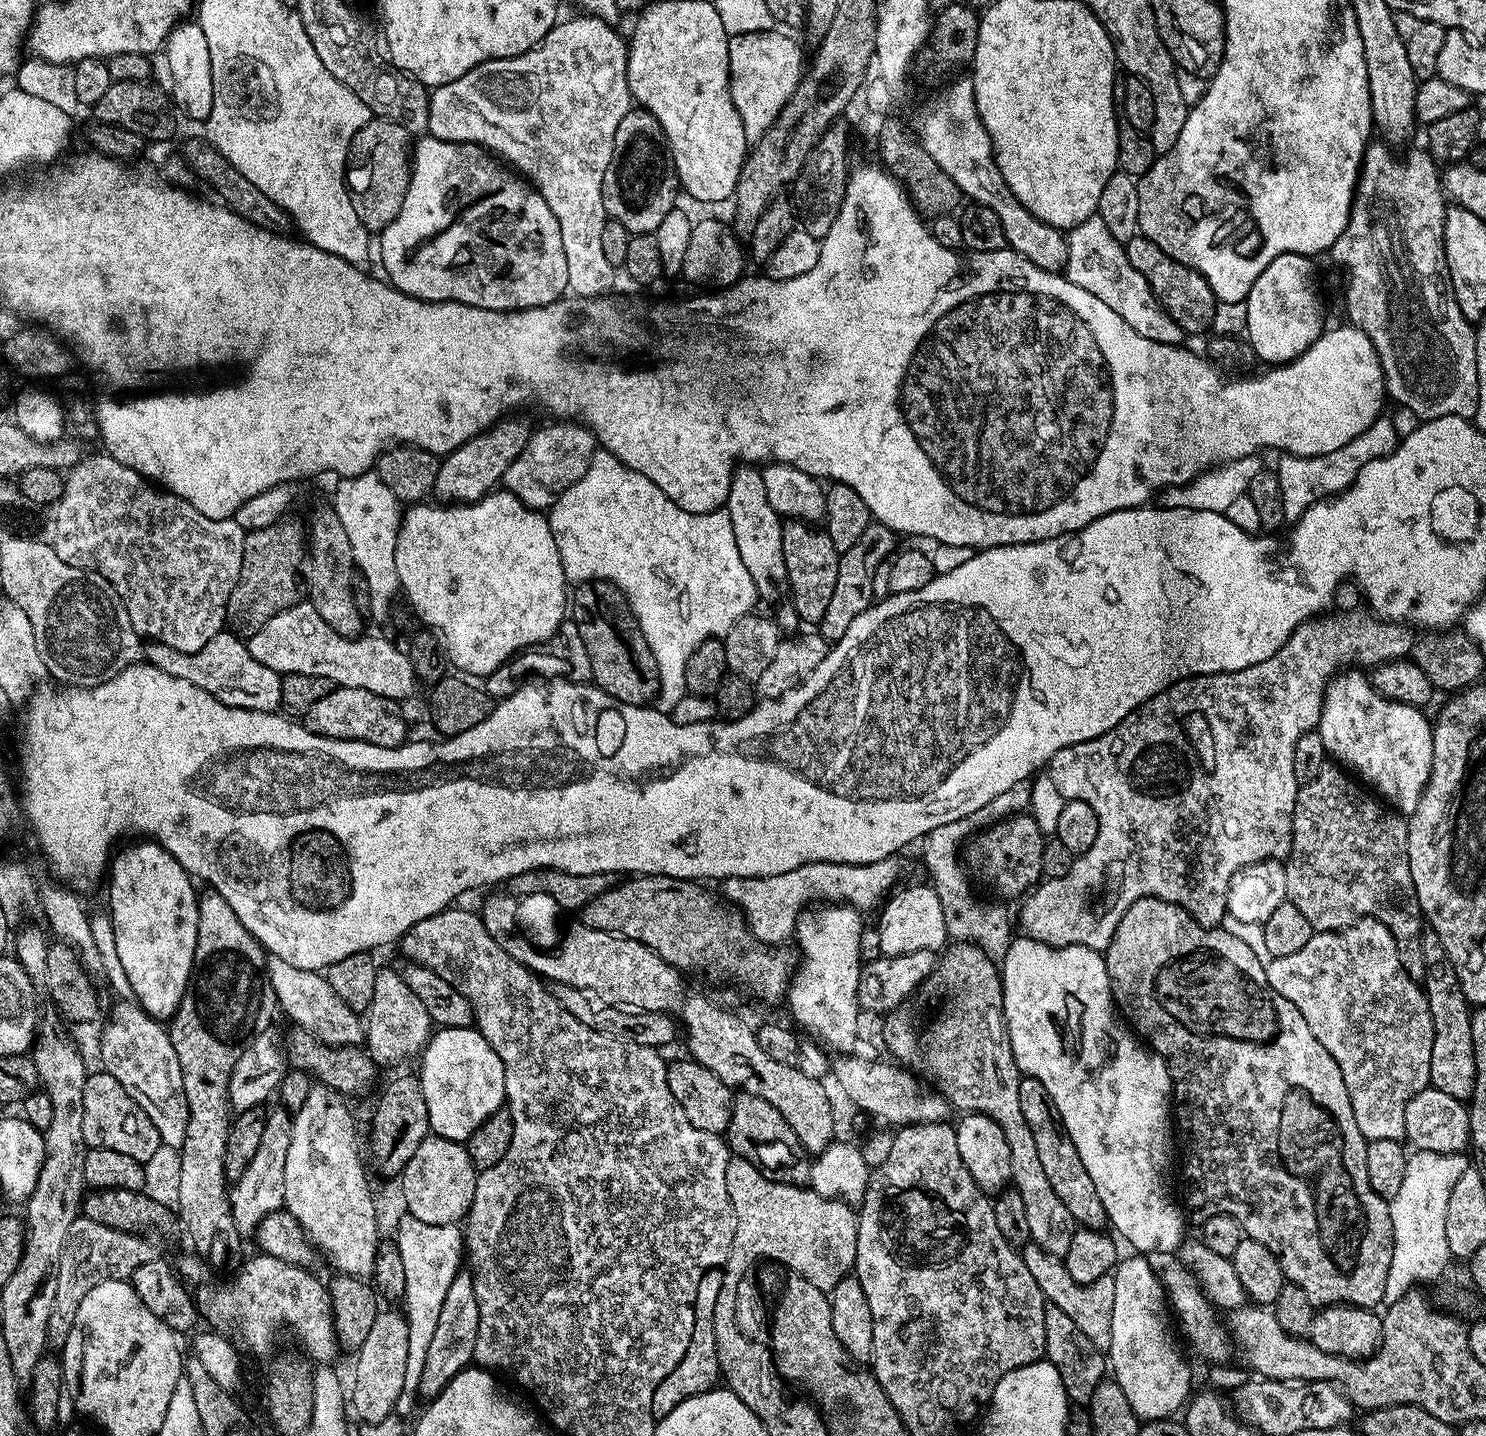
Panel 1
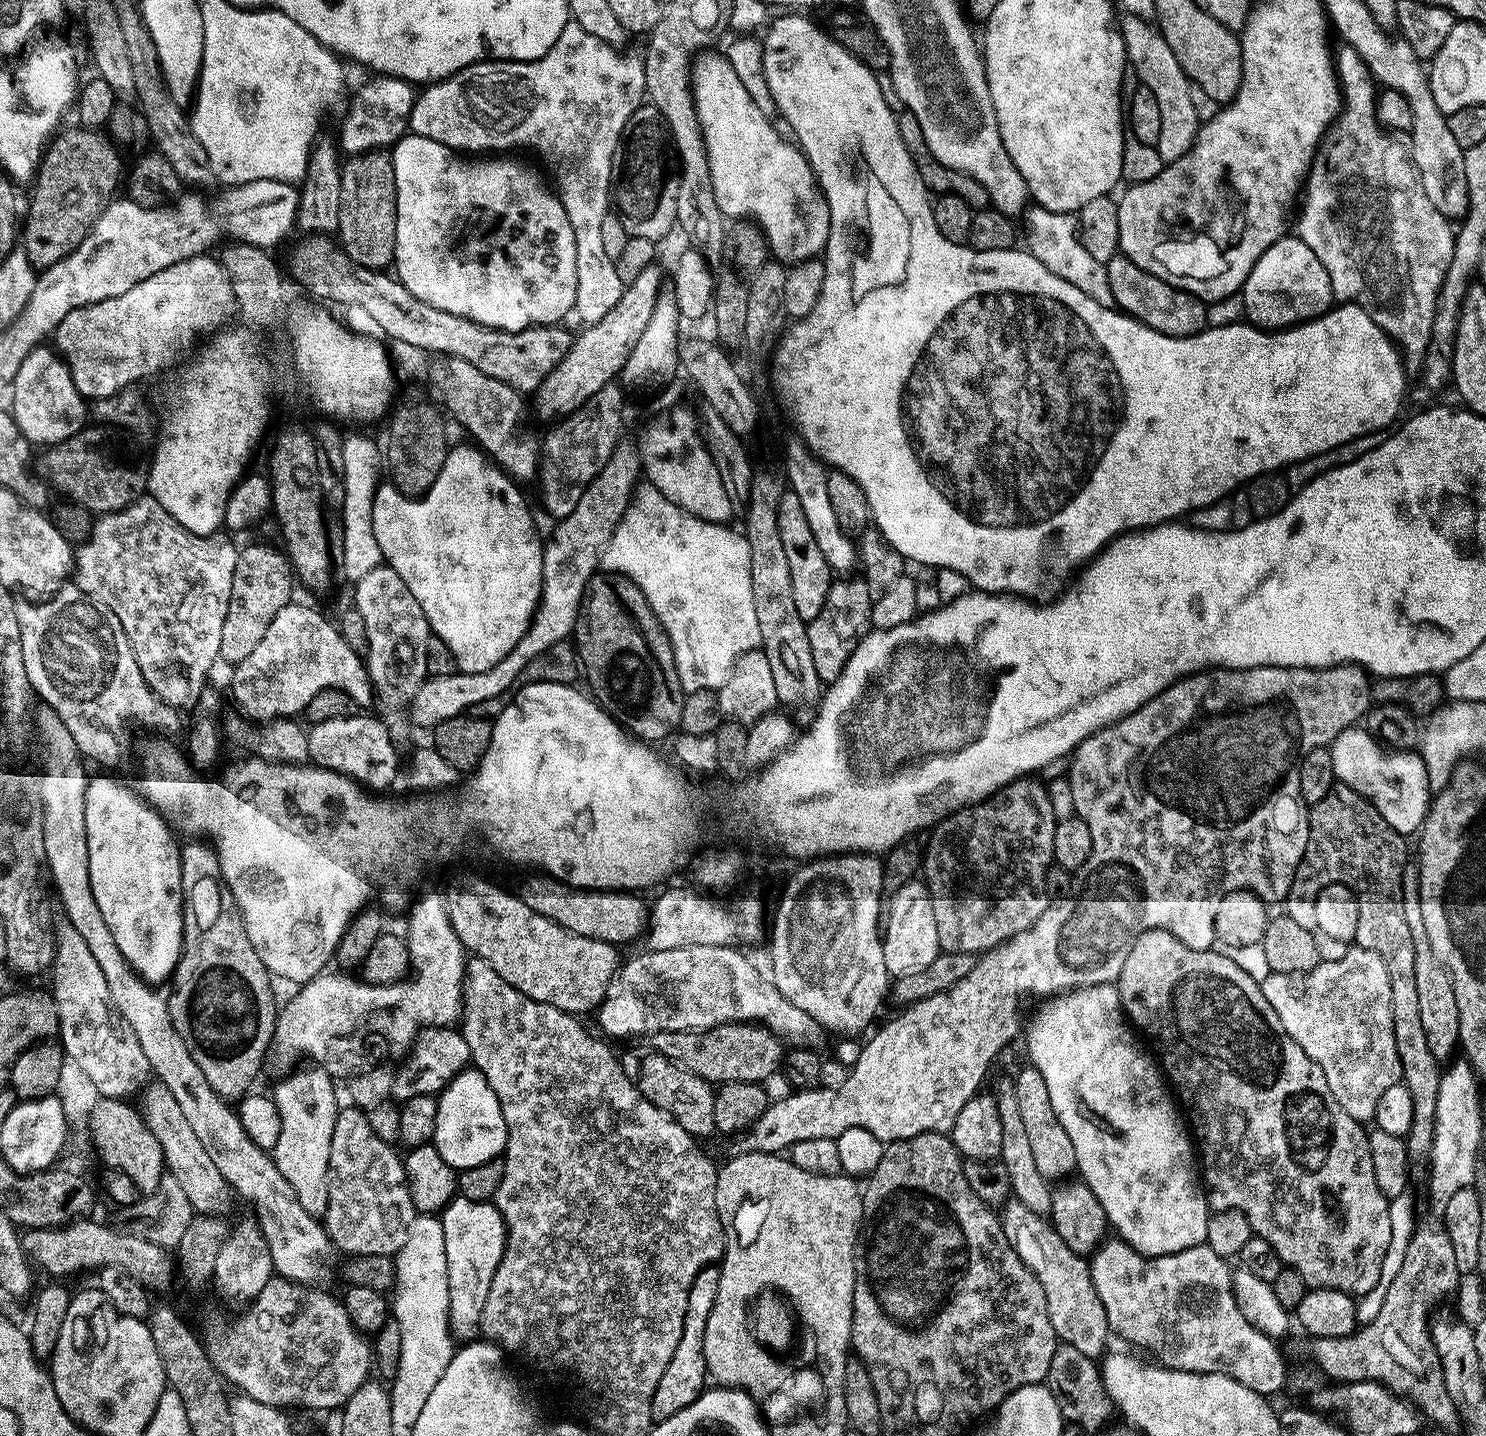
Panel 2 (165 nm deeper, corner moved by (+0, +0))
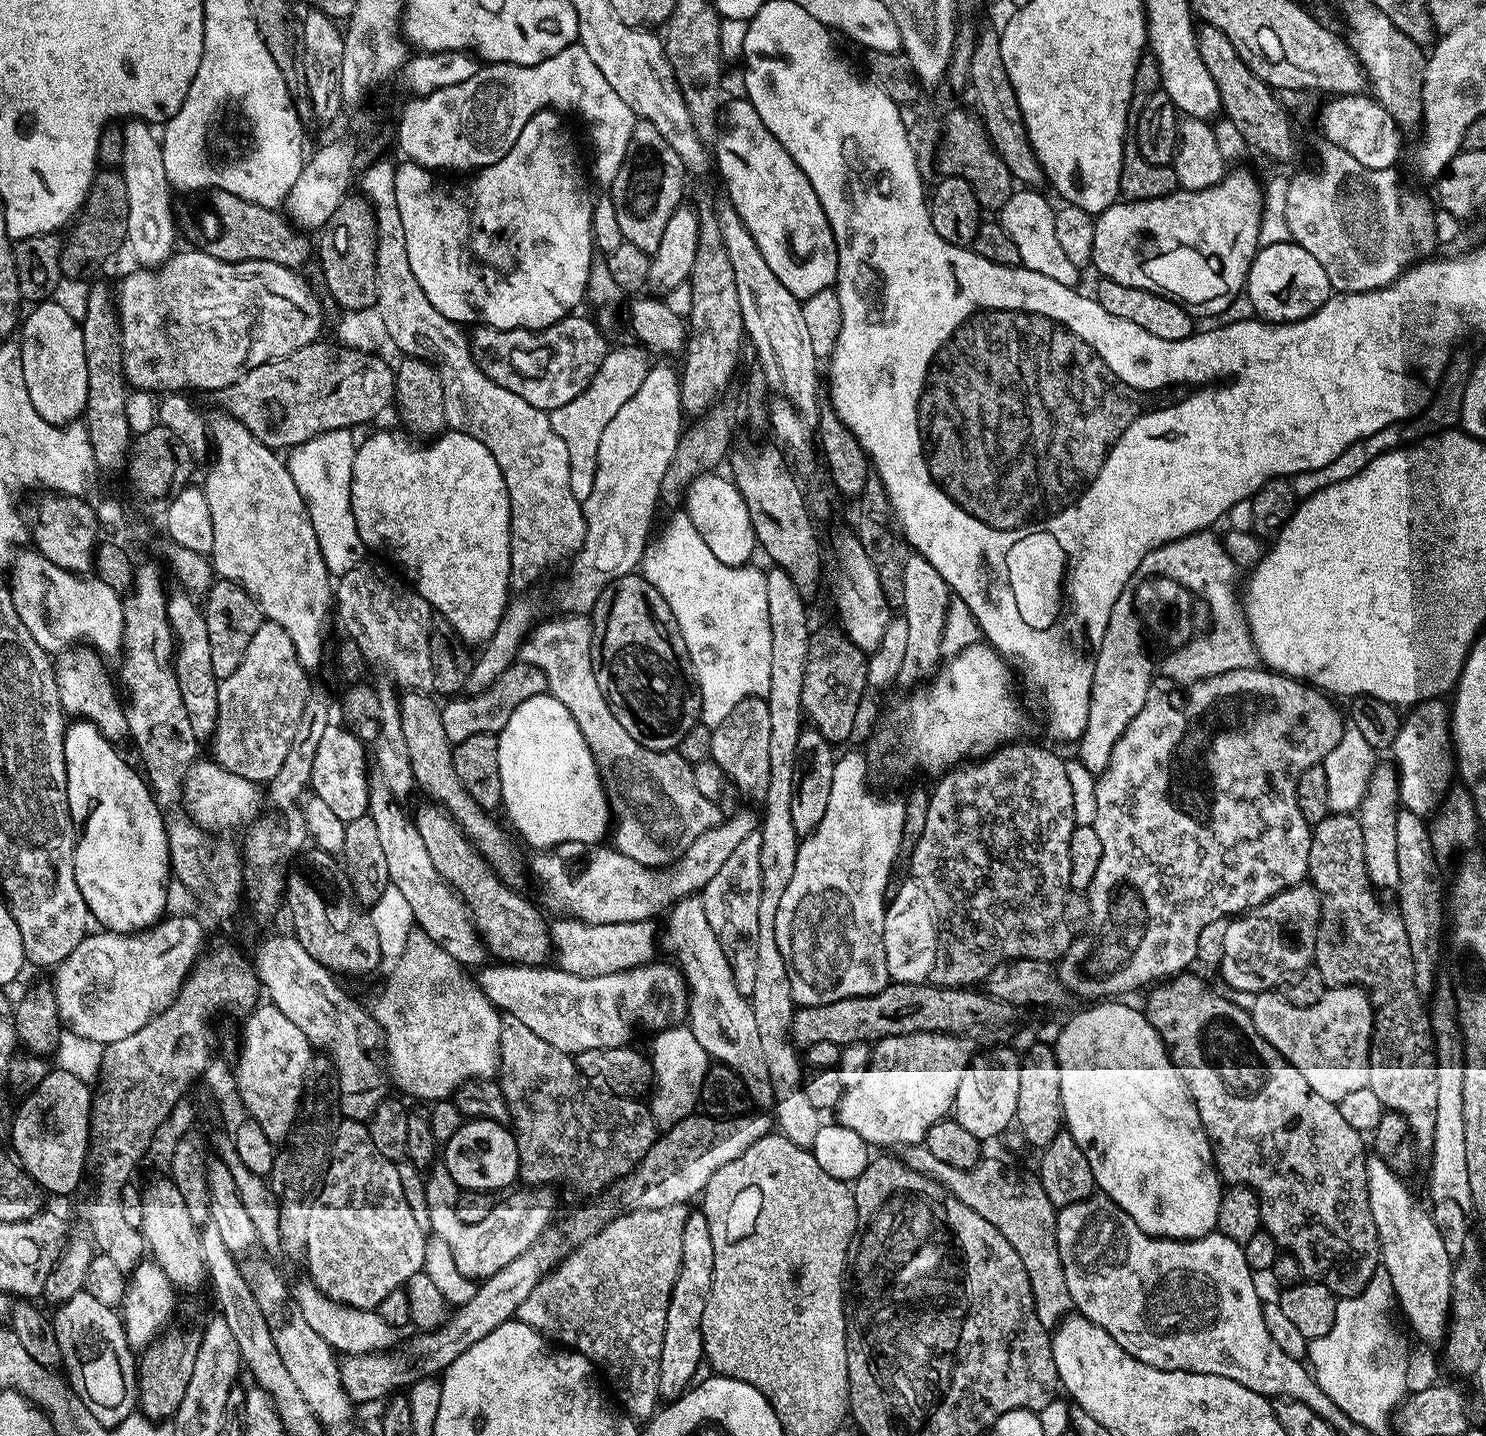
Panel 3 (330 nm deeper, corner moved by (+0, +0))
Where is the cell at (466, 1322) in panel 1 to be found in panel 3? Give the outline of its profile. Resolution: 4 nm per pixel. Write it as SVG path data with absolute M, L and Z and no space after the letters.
M443 1162L433 1163L427 1169L424 1182L427 1209L430 1210L431 1235L442 1238L442 1242L450 1246L450 1254L454 1254L458 1270L462 1270L466 1278L477 1282L498 1274L502 1266L510 1266L510 1262L514 1262L518 1254L533 1245L555 1217L557 1191L549 1185L537 1185L521 1188L513 1196L496 1202L482 1222L467 1225L458 1218L456 1209L462 1188L456 1184L454 1178L450 1178L450 1170L446 1170Z

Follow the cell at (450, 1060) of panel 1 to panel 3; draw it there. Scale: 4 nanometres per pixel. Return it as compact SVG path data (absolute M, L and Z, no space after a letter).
M469 1119L450 1138L442 1148L442 1162L446 1170L450 1170L450 1178L454 1178L457 1185L465 1189L497 1192L496 1190L516 1182L520 1170L520 1155L516 1149L516 1137L505 1125L496 1124L493 1120Z

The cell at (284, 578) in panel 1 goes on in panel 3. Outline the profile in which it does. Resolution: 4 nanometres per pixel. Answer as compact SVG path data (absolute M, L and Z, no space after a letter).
M217 579L208 589L202 600L202 611L210 640L210 666L217 681L230 678L242 658L246 658L246 650L254 639L254 634L264 625L264 613L256 605L256 600L242 586L229 580Z

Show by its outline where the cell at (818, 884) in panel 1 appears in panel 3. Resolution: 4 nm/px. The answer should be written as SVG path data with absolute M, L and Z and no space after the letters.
M553 919L550 924L550 935L555 967L579 976L601 976L651 964L657 959L656 948L658 952L658 940L657 937L656 940L652 937L652 926L652 920L587 924L585 920Z

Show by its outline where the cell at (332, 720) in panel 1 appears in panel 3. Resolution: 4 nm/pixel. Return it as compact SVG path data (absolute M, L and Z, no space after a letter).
M331 726L323 731L322 742L318 745L314 759L311 791L322 798L326 806L330 806L330 810L345 822L368 815L370 764L369 761L368 764L364 761L364 752L360 747L362 742L354 732L344 726Z

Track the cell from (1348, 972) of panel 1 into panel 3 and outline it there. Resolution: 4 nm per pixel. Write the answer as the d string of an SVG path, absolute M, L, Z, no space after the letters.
M1328 988L1321 994L1320 1000L1314 1002L1314 1006L1305 1008L1294 1006L1276 990L1261 992L1253 1000L1256 1001L1250 1004L1250 1011L1254 1026L1262 1034L1262 1038L1266 1038L1266 1042L1270 1042L1270 1046L1283 1054L1300 1071L1302 1078L1310 1082L1310 1090L1322 1094L1322 1098L1339 1102L1346 1098L1346 1094L1354 1094L1354 1090L1368 1087L1374 1007L1363 988Z

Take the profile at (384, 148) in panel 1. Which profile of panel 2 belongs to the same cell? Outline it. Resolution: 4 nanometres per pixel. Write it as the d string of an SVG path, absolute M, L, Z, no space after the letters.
M369 150L349 155L347 159L342 164L339 231L344 232L348 257L362 268L387 269L396 254L396 183L392 157L384 150Z

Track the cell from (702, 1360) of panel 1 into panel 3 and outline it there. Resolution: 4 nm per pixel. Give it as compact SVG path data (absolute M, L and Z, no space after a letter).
M689 1211L686 1230L682 1230L682 1266L674 1282L674 1290L670 1294L670 1306L666 1312L666 1334L662 1340L662 1354L658 1366L660 1379L658 1390L661 1401L676 1400L684 1395L697 1379L696 1371L704 1360L706 1343L702 1338L702 1312L706 1307L706 1298L710 1296L713 1270L714 1242L710 1242L710 1226L706 1222L703 1211Z

